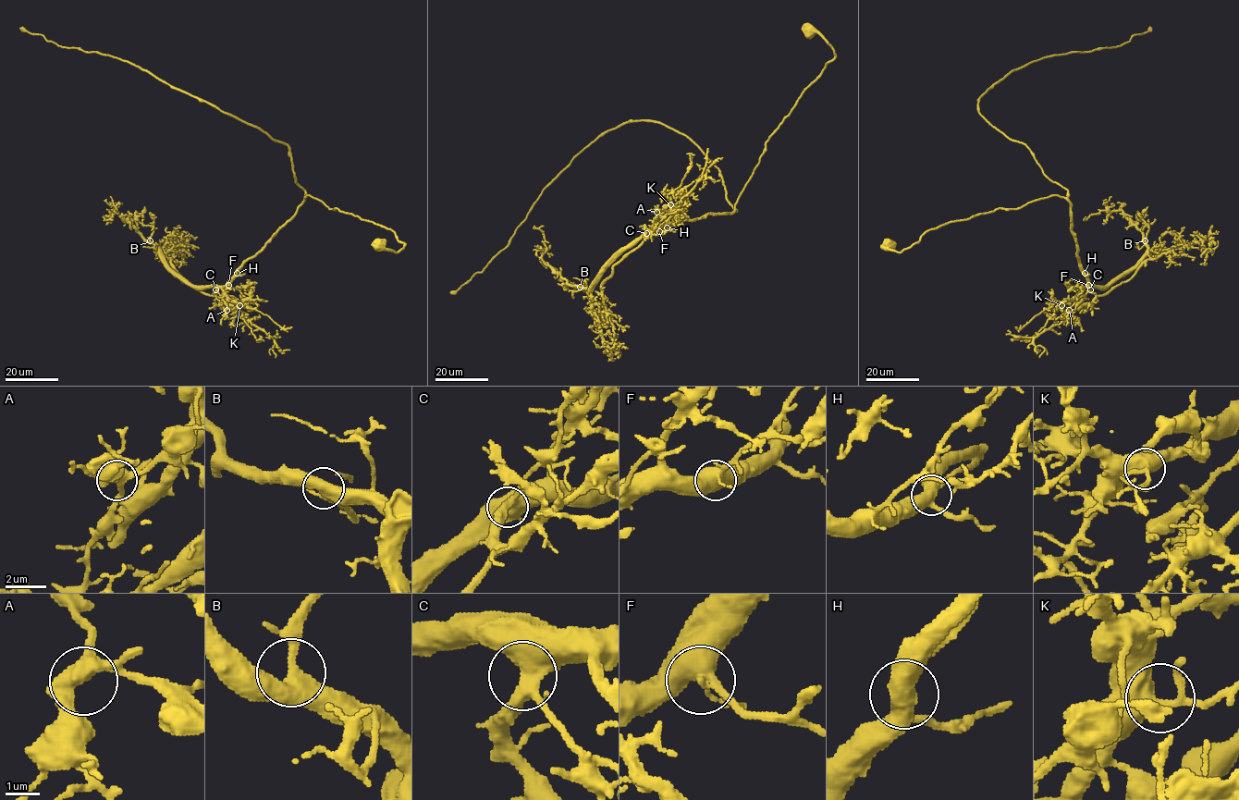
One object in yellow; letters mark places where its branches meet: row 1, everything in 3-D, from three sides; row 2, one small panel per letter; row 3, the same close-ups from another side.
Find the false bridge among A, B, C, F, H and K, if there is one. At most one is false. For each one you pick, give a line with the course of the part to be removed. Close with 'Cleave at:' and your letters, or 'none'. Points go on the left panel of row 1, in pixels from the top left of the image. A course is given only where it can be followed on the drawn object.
Cleave at: none

